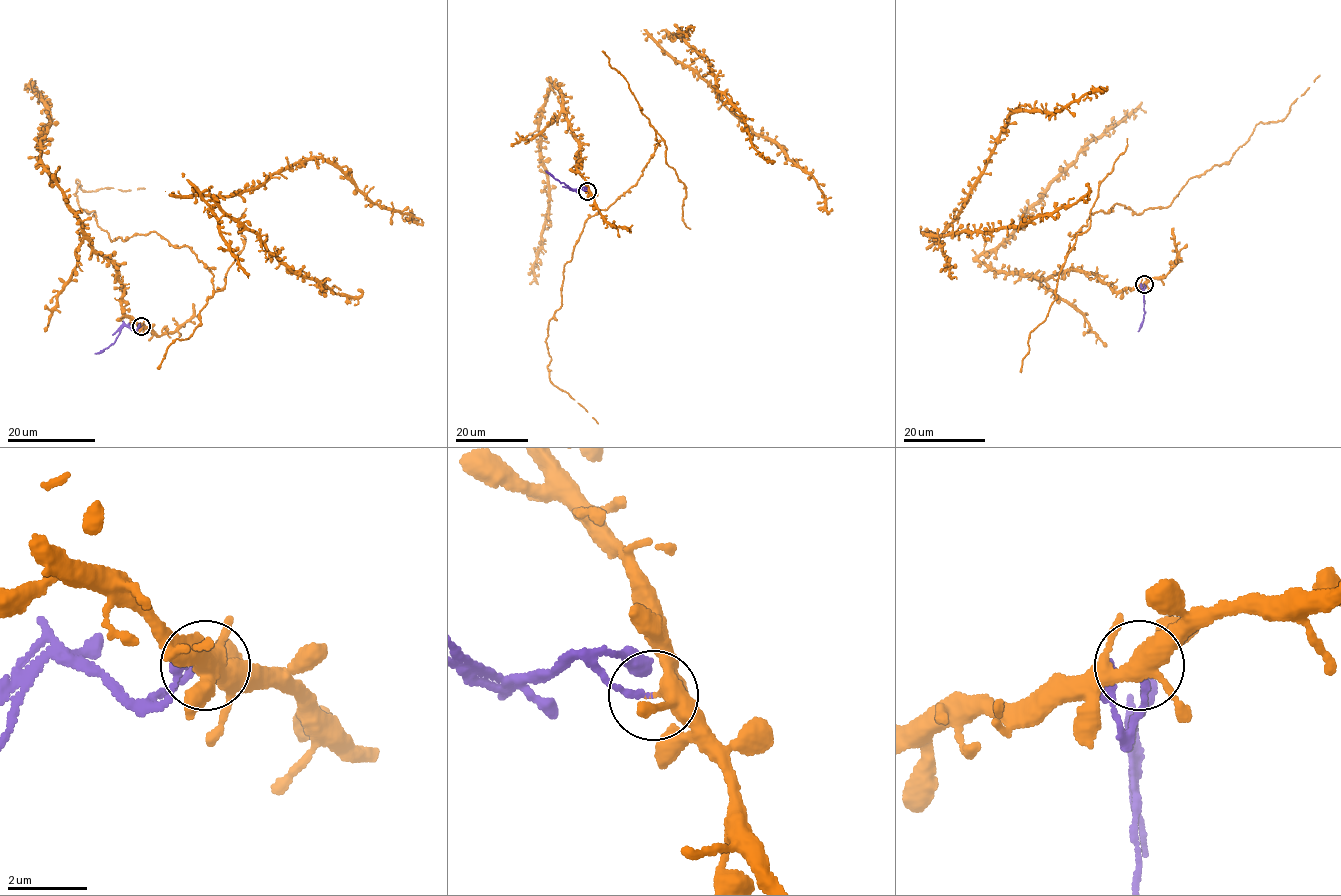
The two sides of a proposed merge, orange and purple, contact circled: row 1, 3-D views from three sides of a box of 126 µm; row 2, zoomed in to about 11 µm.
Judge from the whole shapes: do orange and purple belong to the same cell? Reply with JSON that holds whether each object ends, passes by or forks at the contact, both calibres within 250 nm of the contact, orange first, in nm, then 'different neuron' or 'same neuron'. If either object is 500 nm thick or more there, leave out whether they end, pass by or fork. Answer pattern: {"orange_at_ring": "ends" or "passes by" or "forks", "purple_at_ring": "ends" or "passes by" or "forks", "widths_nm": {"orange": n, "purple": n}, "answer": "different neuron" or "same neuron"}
{"orange_at_ring": "forks", "purple_at_ring": "ends", "widths_nm": {"orange": 300, "purple": 130}, "answer": "different neuron"}

